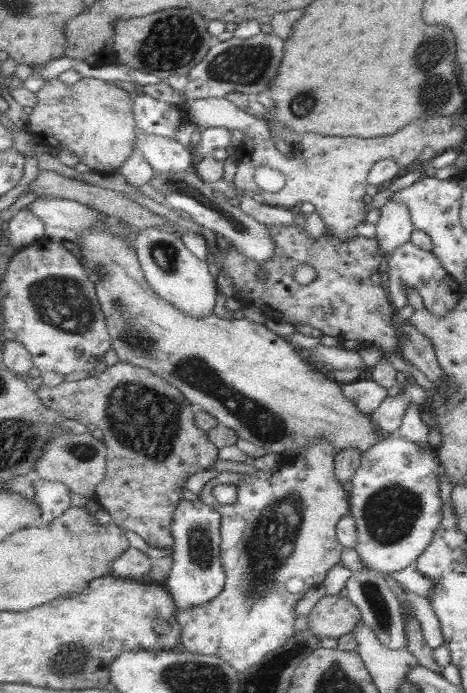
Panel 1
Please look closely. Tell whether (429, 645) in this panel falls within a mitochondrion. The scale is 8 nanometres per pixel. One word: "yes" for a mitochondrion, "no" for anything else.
no

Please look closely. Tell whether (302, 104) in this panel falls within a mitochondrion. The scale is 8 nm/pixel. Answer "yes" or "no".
yes

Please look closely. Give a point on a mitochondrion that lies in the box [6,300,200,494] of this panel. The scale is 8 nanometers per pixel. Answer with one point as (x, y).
(144, 421)

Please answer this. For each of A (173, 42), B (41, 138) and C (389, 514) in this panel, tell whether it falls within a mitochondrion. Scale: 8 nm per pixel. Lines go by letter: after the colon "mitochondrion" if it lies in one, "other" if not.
A: mitochondrion
B: other
C: mitochondrion

